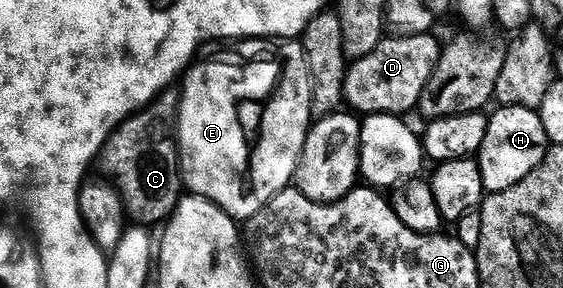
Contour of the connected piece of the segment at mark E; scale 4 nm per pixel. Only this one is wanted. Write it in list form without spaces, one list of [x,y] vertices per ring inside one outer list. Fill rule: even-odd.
[[[229,61],[223,63],[199,63],[196,62],[194,66],[186,72],[185,78],[182,80],[183,87],[181,86],[181,98],[179,101],[179,113],[177,116],[177,138],[179,140],[179,163],[183,167],[183,186],[192,195],[199,195],[202,199],[208,199],[210,203],[216,203],[222,211],[226,211],[228,215],[234,217],[239,221],[247,221],[254,216],[256,209],[255,203],[252,200],[242,200],[243,184],[245,184],[245,176],[243,168],[248,168],[251,159],[252,144],[247,144],[247,131],[243,128],[243,123],[239,120],[239,106],[242,103],[252,101],[263,101],[268,98],[264,91],[259,89],[259,93],[253,89],[253,85],[257,81],[253,81],[253,77],[249,77],[249,71],[255,69],[255,66],[248,67],[246,70],[239,70]]]

